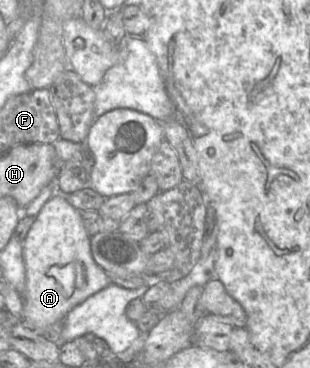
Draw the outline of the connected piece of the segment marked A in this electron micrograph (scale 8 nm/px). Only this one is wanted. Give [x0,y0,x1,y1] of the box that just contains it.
[23,192,111,332]

